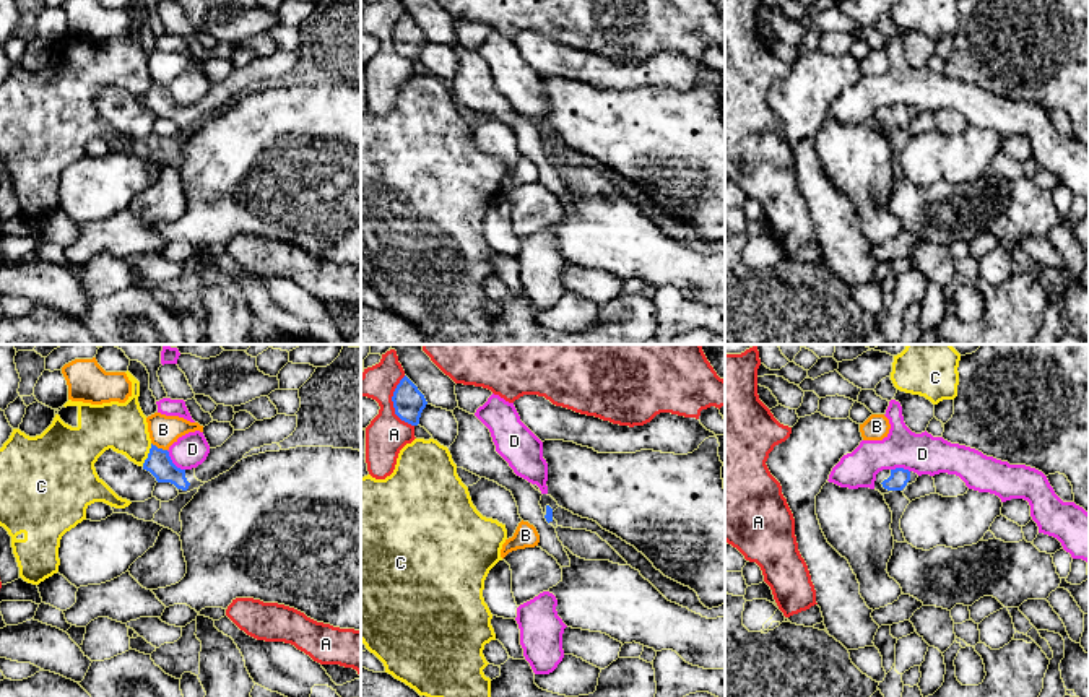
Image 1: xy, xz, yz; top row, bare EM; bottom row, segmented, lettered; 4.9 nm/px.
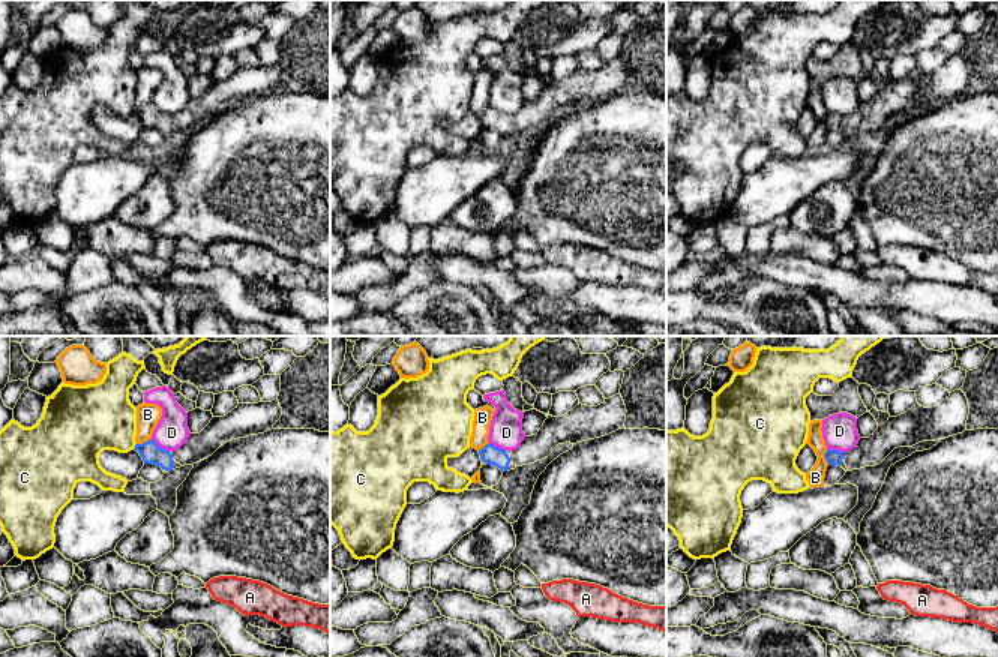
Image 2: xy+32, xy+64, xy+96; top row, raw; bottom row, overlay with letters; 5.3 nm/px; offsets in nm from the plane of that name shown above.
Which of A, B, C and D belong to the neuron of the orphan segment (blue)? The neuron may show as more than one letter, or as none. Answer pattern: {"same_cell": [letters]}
{"same_cell": []}

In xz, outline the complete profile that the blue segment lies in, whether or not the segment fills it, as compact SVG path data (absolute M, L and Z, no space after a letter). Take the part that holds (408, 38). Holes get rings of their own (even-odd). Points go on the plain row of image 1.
M406 11L397 21L392 37L395 50L411 62L419 60L421 49L427 41L424 31Z

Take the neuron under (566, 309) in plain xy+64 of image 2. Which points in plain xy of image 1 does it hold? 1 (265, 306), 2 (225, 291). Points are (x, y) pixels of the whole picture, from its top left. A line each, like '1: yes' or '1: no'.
1: yes
2: no

